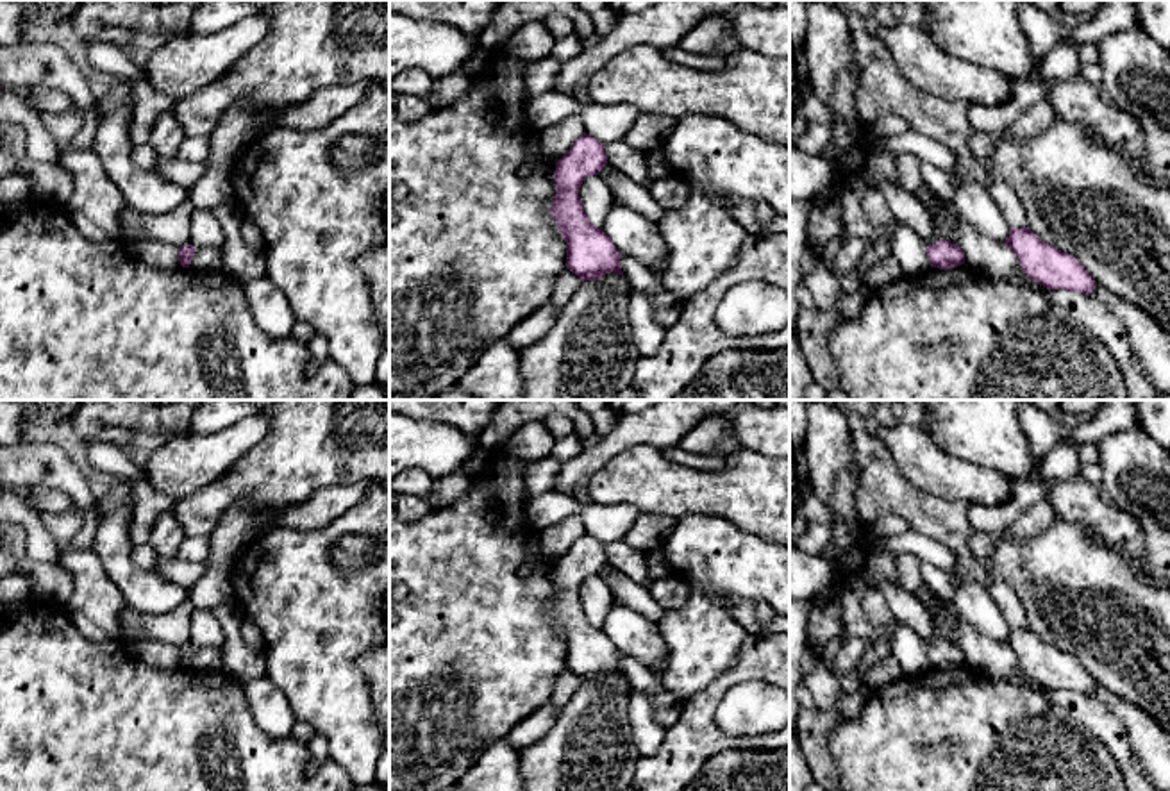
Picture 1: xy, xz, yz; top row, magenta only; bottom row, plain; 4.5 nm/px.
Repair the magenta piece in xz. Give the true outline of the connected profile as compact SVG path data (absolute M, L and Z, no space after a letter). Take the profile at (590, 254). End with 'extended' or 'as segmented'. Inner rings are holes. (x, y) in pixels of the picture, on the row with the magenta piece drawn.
M582 134L556 162L550 216L566 243L566 268L581 280L598 280L606 273L625 277L620 252L609 236L588 220L579 196L582 180L598 175L606 164L604 145L589 134Z; as segmented

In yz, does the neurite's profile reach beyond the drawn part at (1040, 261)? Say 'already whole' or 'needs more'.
already whole

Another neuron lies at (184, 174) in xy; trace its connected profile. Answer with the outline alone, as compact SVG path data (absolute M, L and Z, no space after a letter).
M171 157L157 159L154 170L189 193L207 168L202 162L188 162L180 157Z

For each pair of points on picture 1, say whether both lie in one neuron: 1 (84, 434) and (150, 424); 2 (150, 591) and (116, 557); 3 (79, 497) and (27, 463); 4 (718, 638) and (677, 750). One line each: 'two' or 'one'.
1: one
2: one
3: one
4: two

